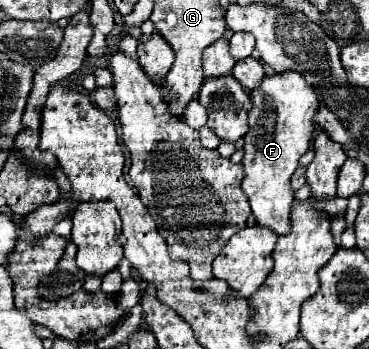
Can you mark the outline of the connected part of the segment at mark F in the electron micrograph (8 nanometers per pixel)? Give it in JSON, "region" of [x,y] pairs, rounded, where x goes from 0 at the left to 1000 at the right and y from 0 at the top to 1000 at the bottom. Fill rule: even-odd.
{"region":[[[775,201],[775,206],[748,206],[748,212],[721,212],[705,235],[699,252],[678,258],[678,298],[683,309],[672,315],[672,378],[661,390],[661,516],[656,516],[656,544],[678,573],[683,613],[705,648],[737,653],[748,670],[775,670],[786,659],[786,596],[797,573],[797,550],[786,539],[786,504],[808,481],[813,447],[835,430],[840,401],[851,390],[851,332],[862,321],[862,269],[856,252],[829,241],[824,212]]]}

